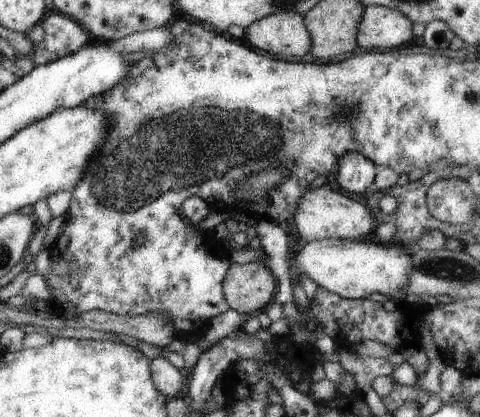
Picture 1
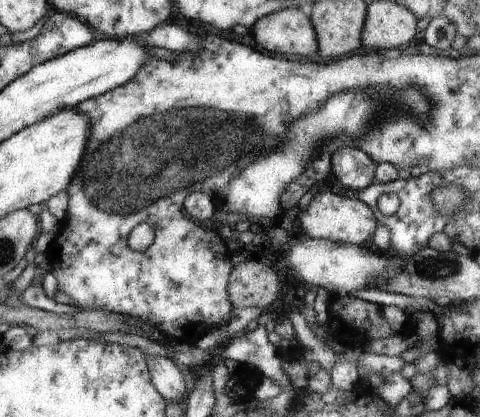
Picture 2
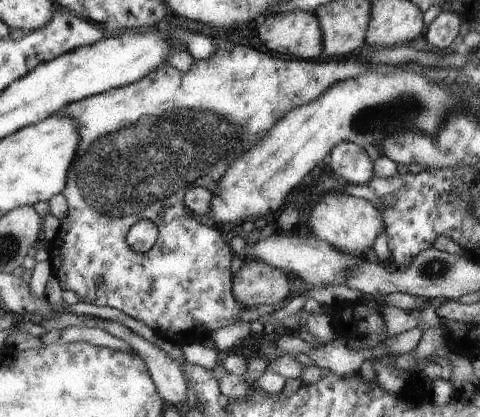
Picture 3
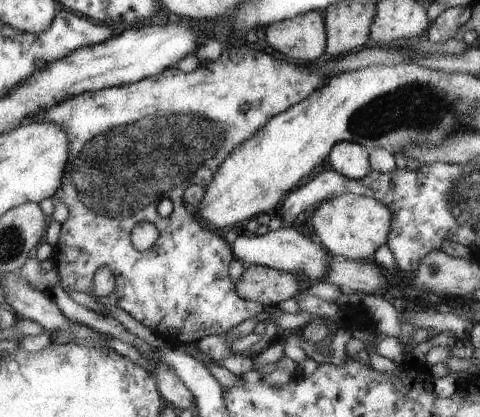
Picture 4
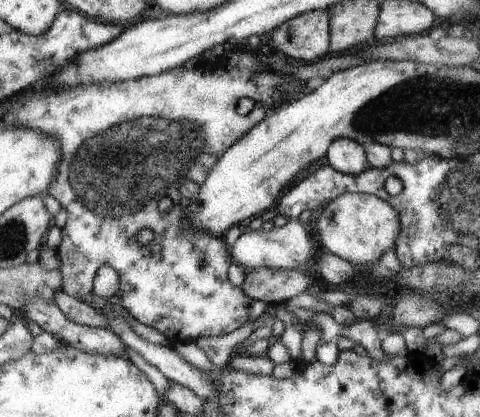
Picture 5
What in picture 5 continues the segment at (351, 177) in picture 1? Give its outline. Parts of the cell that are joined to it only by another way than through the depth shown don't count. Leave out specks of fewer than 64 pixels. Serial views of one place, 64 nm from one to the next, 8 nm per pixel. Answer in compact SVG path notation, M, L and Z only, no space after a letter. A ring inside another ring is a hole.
M335 138L325 150L327 166L343 174L359 174L367 168L363 146L349 138Z

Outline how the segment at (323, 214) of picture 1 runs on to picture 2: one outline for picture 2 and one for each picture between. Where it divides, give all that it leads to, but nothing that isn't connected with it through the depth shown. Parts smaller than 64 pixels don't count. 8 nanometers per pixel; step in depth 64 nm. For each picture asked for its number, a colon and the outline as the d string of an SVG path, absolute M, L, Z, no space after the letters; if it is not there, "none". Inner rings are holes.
2: M321 188L311 198L307 208L299 210L297 220L299 220L307 238L329 240L335 244L351 244L351 246L361 248L375 234L375 226L379 224L379 214L373 214L369 210L369 206L357 198L339 196L339 194L333 194L329 188Z

